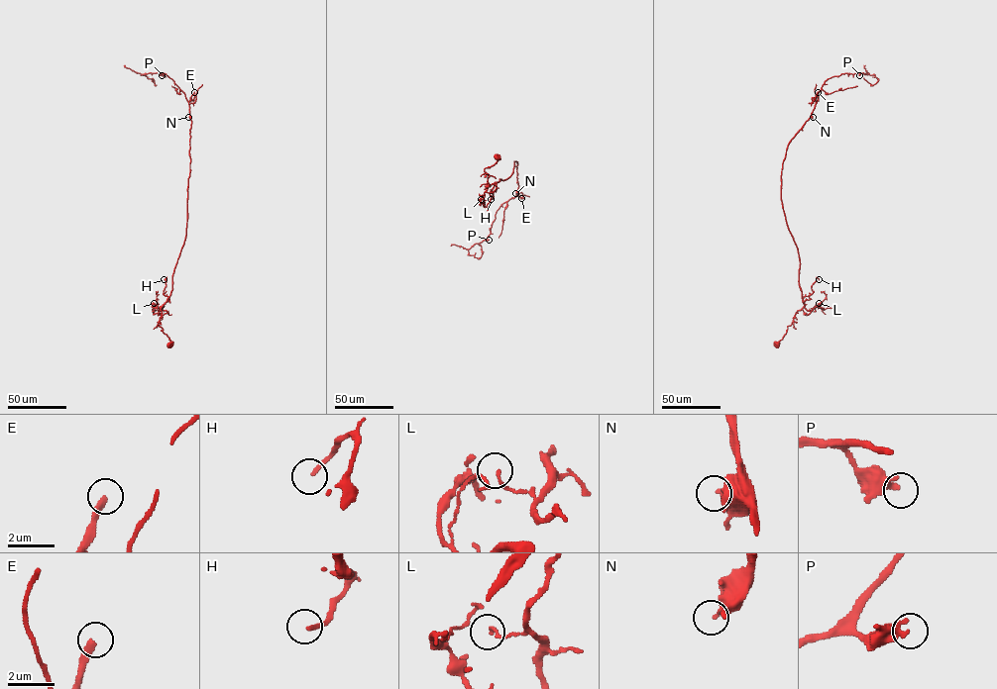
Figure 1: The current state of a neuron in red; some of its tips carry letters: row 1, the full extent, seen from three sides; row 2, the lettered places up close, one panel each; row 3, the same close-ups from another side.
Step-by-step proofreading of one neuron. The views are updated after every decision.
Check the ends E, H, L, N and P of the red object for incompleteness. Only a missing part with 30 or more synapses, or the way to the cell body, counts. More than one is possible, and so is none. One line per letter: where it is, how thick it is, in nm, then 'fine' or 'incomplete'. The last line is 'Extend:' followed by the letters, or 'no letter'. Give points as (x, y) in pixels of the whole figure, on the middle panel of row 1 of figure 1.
E: (521, 198) | 300 nm | incomplete
H: (491, 199) | 170 nm | fine
L: (481, 199) | 70 nm | fine
N: (515, 193) | 340 nm | fine
P: (489, 240) | 400 nm | fine
Extend: E

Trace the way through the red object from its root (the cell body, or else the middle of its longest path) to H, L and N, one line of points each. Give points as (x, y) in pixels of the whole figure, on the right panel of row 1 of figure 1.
H: (777, 344), (796, 313), (804, 306), (803, 298), (812, 294), (811, 286), (817, 277), (819, 279)
L: (777, 344), (798, 310), (804, 307), (811, 310), (819, 303)
N: (777, 344), (796, 313), (804, 305), (799, 283), (798, 249), (781, 197), (782, 163), (789, 142), (813, 117)

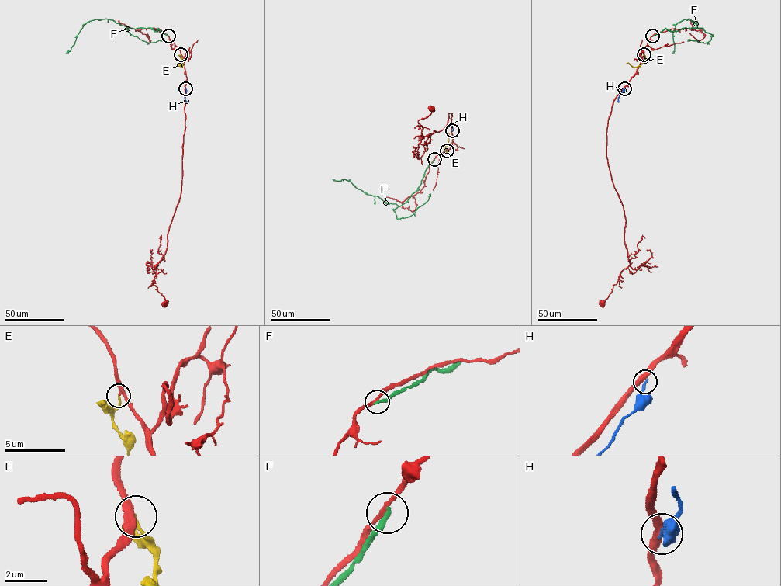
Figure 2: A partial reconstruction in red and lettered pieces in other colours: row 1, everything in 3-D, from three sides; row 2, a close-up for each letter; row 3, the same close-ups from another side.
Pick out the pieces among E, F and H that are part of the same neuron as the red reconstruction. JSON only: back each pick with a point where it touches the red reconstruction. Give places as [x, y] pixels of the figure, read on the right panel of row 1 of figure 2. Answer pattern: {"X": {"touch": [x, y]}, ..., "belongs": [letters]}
{"E": {"touch": [644, 54]}, "belongs": ["E"]}

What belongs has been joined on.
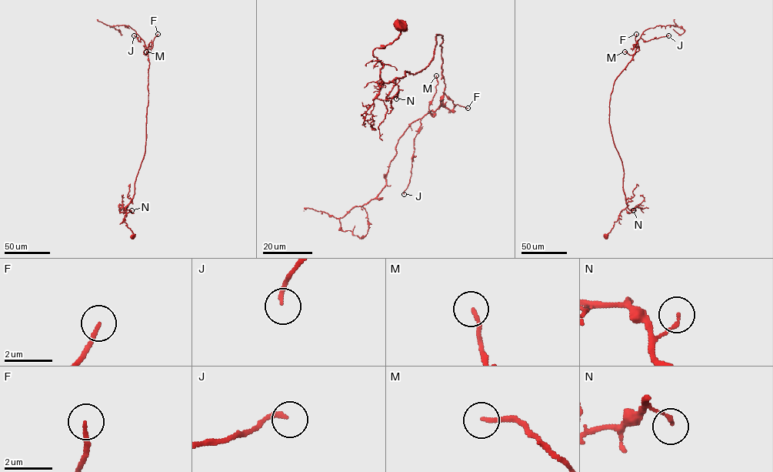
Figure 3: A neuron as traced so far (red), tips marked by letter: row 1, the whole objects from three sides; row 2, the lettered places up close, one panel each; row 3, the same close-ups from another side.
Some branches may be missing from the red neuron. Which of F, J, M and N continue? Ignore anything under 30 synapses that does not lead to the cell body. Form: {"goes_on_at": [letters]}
{"goes_on_at": []}

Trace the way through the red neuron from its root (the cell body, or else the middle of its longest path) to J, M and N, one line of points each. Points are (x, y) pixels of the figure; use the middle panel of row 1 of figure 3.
J: (399, 26), (373, 51), (380, 78), (423, 69), (437, 35), (445, 84), (421, 121), (404, 194)
M: (399, 26), (398, 38), (373, 51), (380, 78), (423, 69), (437, 35), (445, 87), (433, 116), (436, 75)
N: (399, 26), (398, 38), (373, 51), (382, 65), (377, 98), (396, 98)

